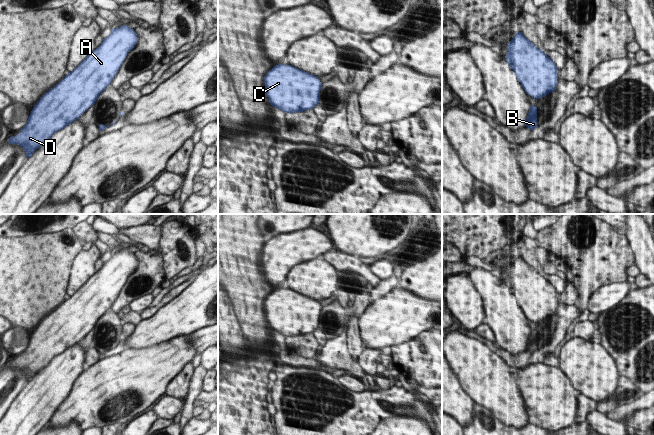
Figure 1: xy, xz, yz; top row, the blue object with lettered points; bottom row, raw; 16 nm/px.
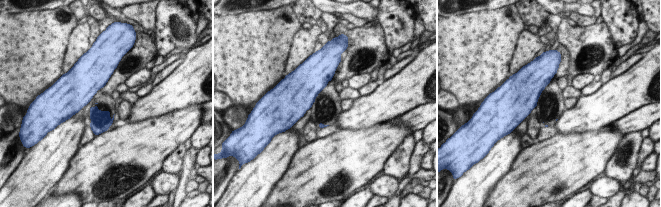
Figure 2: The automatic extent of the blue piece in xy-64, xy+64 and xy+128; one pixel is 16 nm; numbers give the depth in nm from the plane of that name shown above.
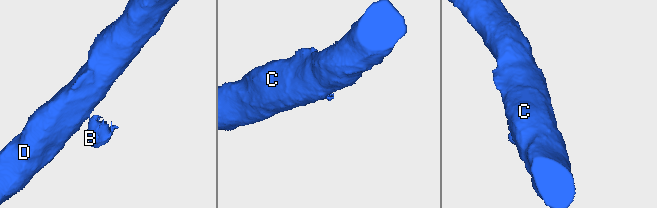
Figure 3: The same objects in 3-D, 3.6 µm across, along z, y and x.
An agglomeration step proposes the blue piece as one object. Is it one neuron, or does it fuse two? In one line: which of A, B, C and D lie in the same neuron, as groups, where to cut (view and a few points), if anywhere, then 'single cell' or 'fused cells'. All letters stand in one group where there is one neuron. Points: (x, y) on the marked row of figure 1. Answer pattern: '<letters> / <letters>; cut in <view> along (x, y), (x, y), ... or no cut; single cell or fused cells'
A C D / B; cut in xy along (97, 96), (94, 102); fused cells

